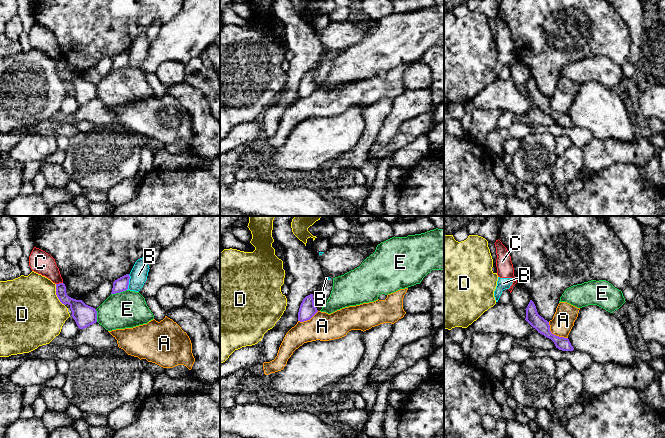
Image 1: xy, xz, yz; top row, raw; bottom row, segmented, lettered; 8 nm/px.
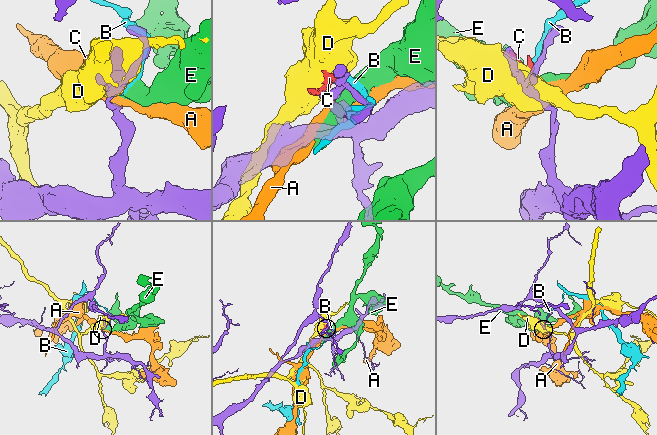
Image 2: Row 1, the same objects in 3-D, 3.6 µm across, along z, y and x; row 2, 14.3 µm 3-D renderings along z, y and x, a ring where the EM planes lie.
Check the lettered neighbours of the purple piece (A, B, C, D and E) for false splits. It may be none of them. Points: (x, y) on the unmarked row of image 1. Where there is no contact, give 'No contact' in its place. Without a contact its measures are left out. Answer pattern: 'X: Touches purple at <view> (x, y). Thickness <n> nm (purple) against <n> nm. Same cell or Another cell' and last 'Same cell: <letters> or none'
A: Touches purple at yz (553, 110). Thickness 110 nm (purple) against 180 nm. Another cell
B: Touches purple at xy (128, 58). Thickness 110 nm (purple) against 140 nm. Another cell
C: Touches purple at xy (59, 59). Thickness 120 nm (purple) against 180 nm. Another cell
D: Touches purple at xy (56, 70). Thickness 150 nm (purple) against 500 nm. Another cell
E: Touches purple at xy (118, 68). Thickness 110 nm (purple) against 300 nm. Another cell
Same cell: none

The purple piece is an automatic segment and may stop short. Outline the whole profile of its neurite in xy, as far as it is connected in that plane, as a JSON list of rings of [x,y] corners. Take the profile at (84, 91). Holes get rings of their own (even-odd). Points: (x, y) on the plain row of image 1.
[[[64,59],[56,60],[56,71],[64,81],[68,80],[72,87],[72,93],[79,105],[87,104],[97,98],[97,87],[95,84],[86,81],[82,76],[69,73],[66,69]]]

